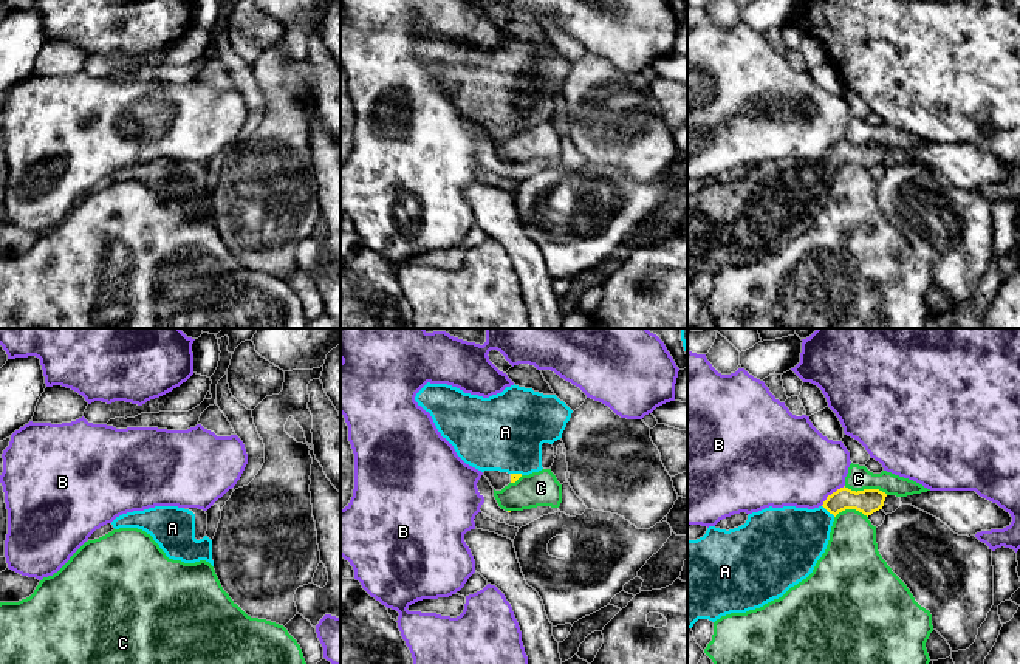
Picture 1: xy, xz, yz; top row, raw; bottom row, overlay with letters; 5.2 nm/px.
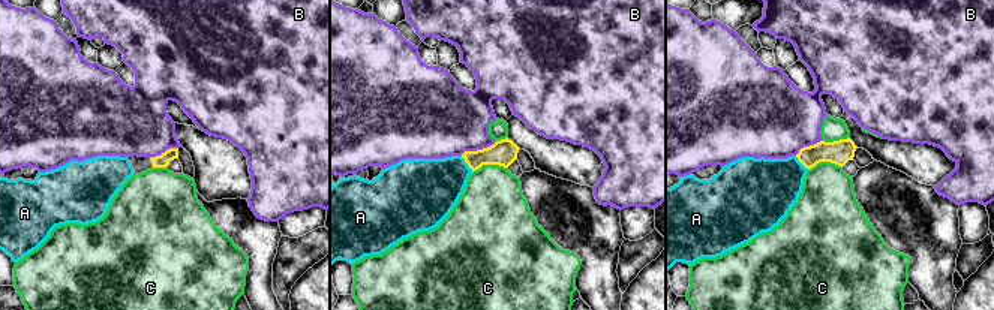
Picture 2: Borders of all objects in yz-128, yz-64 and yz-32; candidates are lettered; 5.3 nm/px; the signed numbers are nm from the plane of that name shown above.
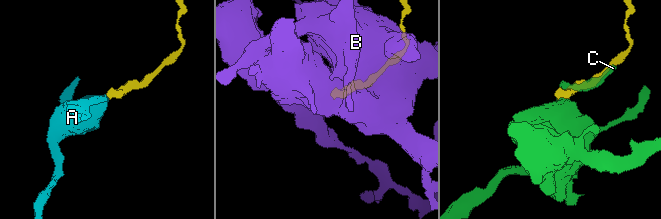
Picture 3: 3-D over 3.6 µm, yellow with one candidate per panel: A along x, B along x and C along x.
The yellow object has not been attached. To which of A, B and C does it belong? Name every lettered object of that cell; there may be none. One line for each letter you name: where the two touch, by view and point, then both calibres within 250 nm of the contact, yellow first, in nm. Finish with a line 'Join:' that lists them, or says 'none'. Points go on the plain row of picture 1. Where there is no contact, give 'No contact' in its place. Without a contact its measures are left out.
A: Touches yellow at yz (828, 164). Thickness 130 nm (yellow) against 340 nm
Join: A

